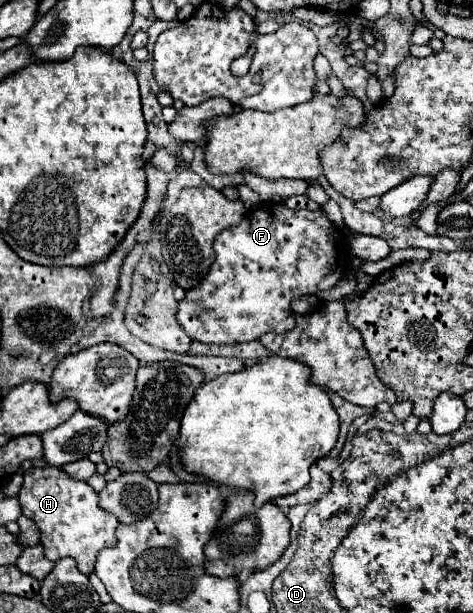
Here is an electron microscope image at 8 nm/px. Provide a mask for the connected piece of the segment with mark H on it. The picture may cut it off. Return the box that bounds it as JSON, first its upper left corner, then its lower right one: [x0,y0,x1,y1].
[19,468,119,574]

